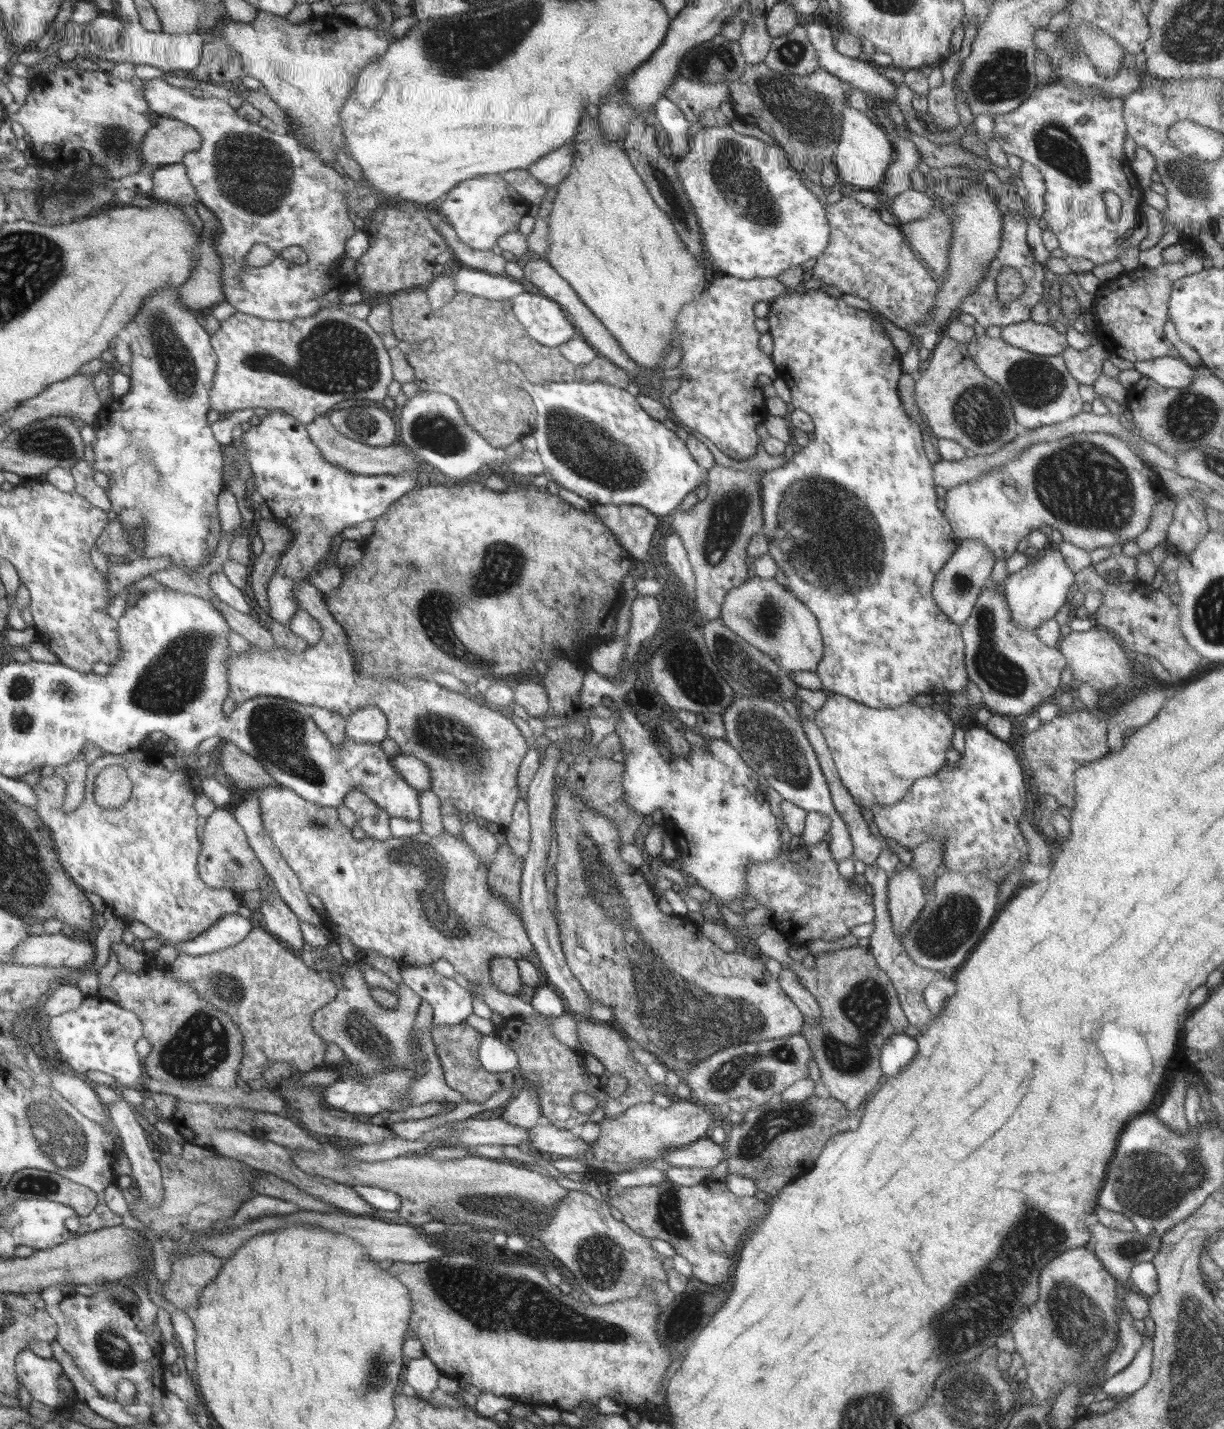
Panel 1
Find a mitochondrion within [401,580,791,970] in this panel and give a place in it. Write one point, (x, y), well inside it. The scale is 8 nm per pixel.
(446, 738)

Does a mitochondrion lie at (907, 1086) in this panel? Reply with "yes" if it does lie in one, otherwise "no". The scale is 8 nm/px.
no

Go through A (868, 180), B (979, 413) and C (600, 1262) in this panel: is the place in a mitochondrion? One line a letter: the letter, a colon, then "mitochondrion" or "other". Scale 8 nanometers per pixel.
A: other
B: mitochondrion
C: mitochondrion

